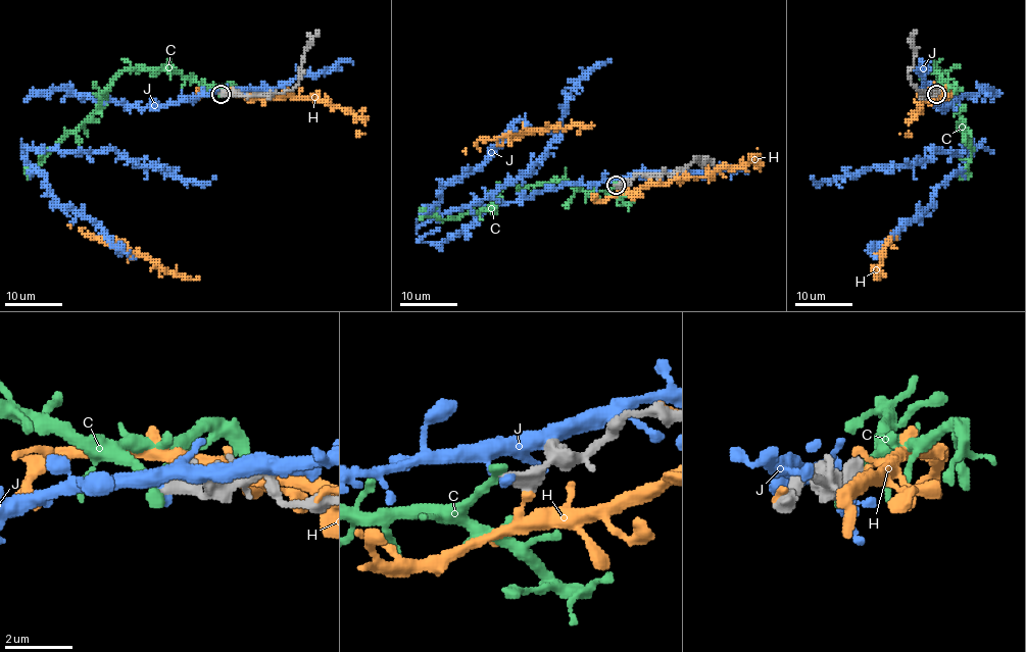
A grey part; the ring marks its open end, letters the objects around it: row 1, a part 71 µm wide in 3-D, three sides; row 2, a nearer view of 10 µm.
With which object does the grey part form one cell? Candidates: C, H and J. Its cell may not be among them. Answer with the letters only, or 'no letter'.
no letter

